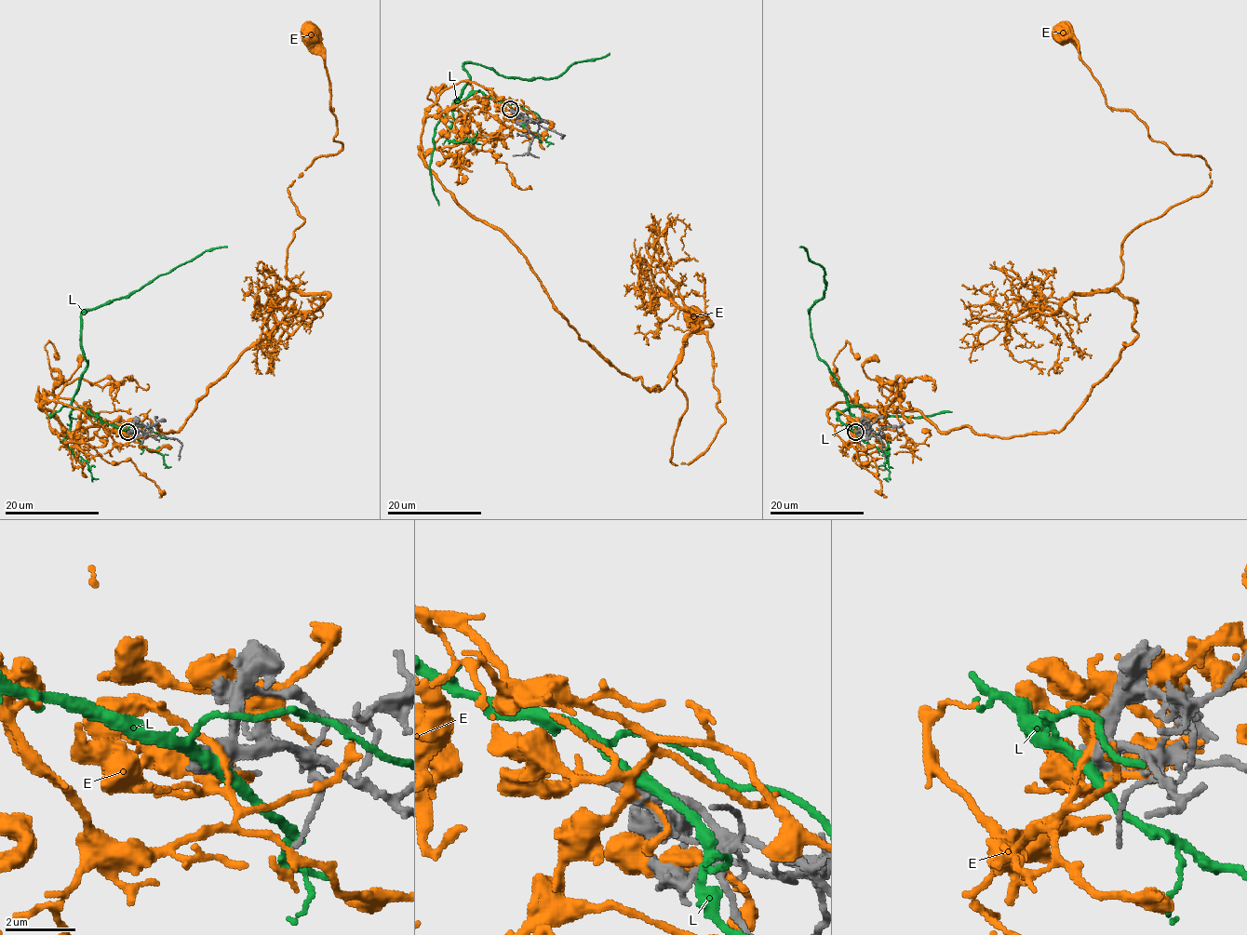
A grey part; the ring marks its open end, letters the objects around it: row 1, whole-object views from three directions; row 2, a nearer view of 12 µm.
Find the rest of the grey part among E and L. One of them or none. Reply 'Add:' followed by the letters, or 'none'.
Add: none

